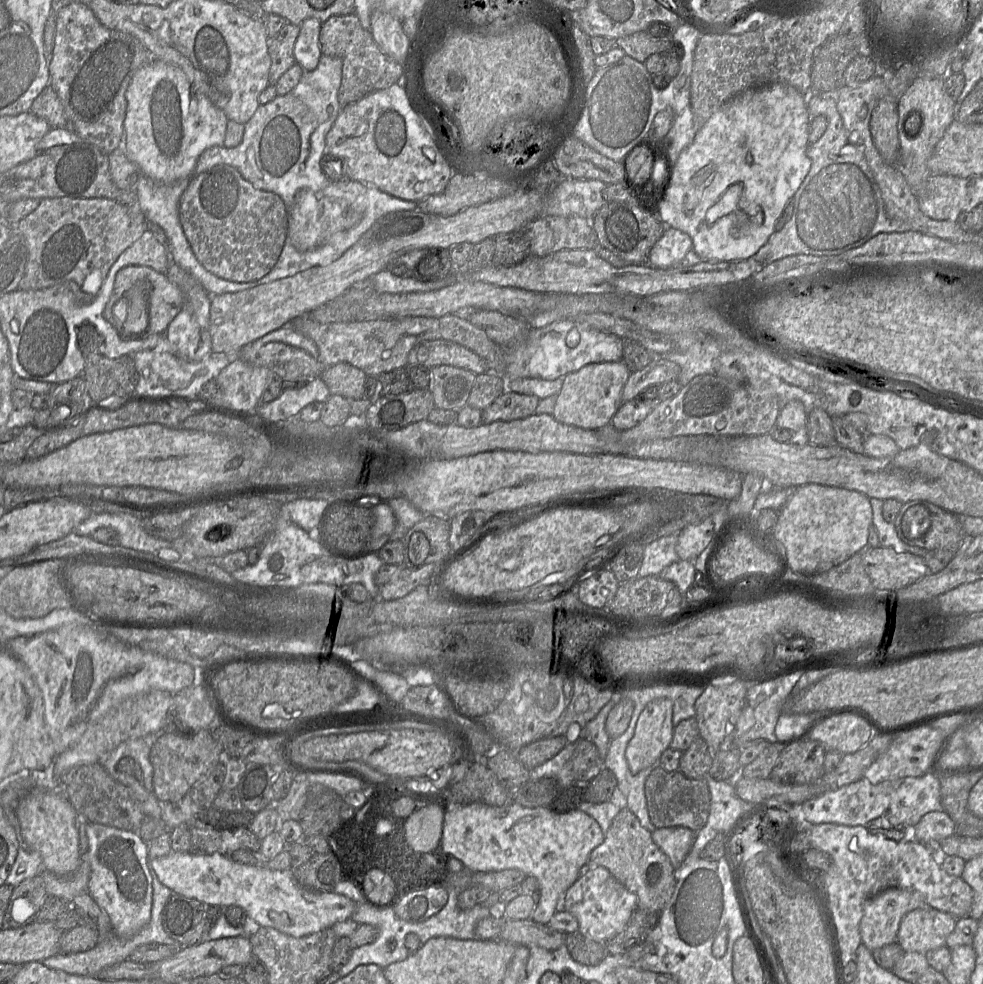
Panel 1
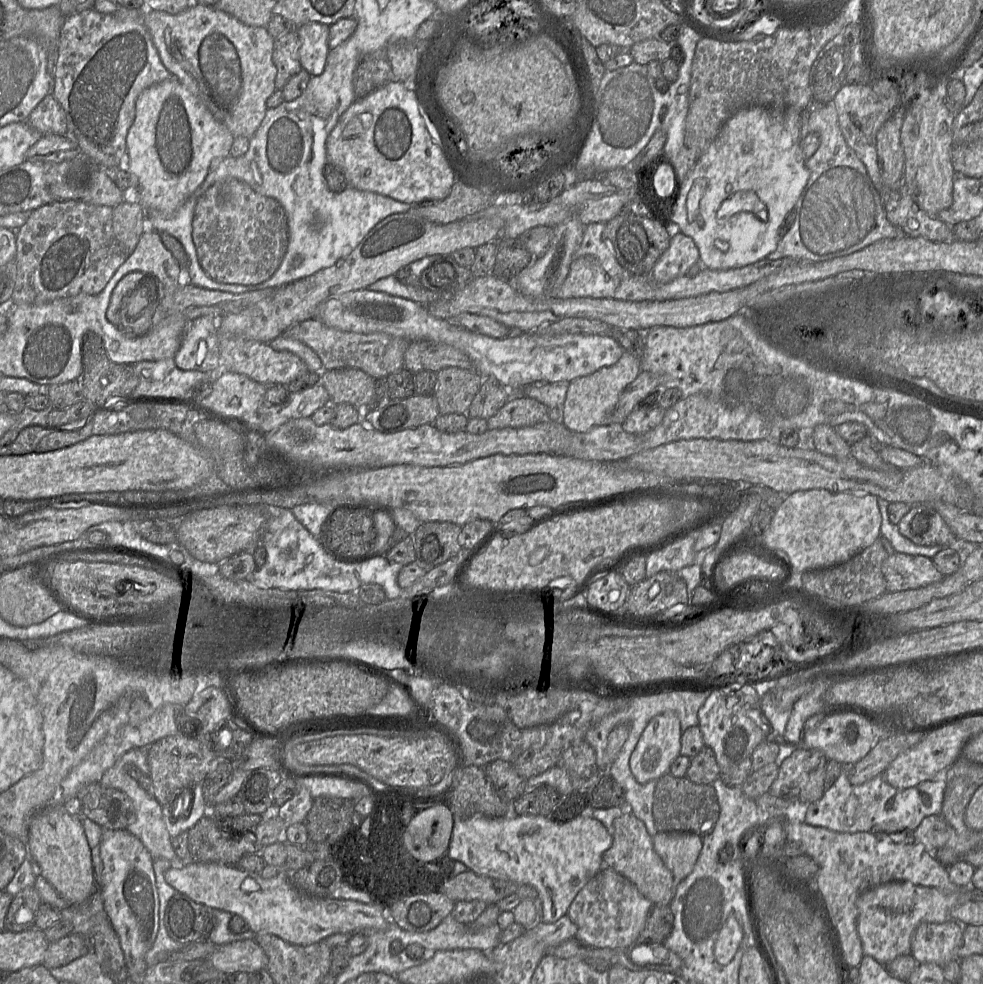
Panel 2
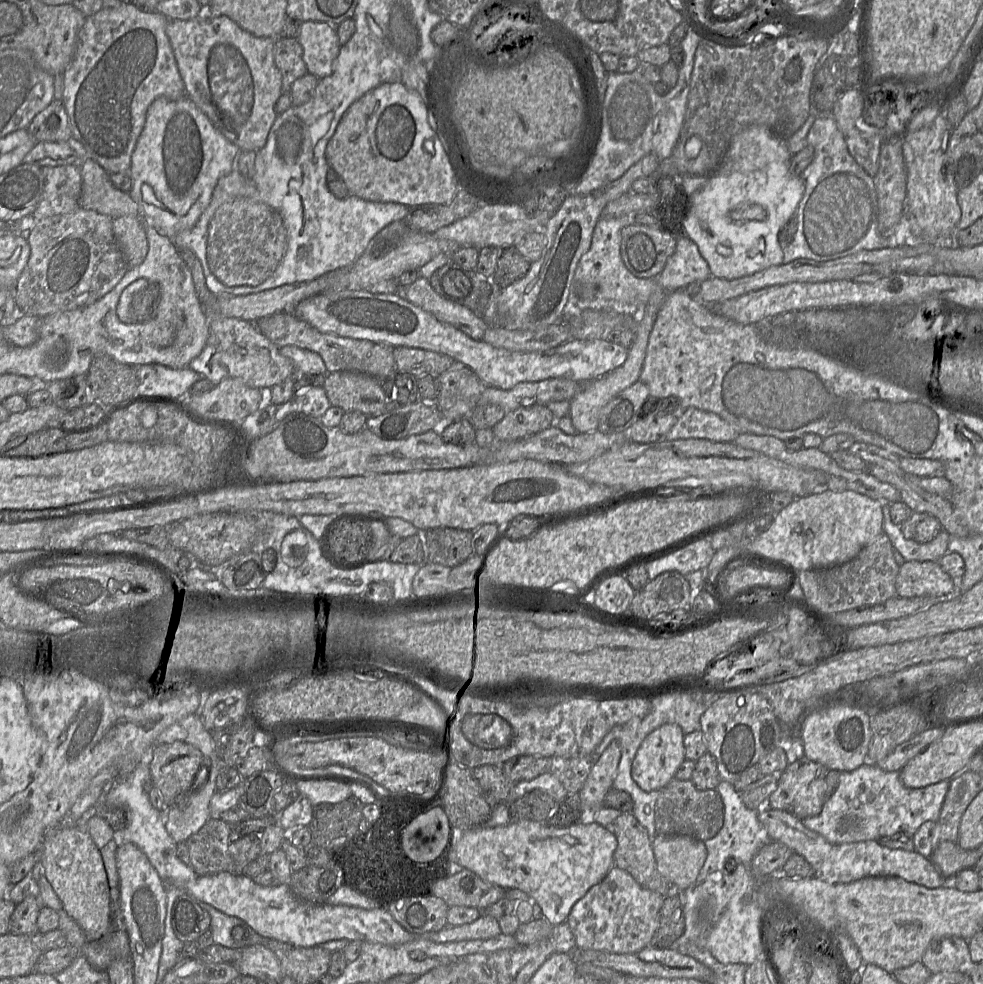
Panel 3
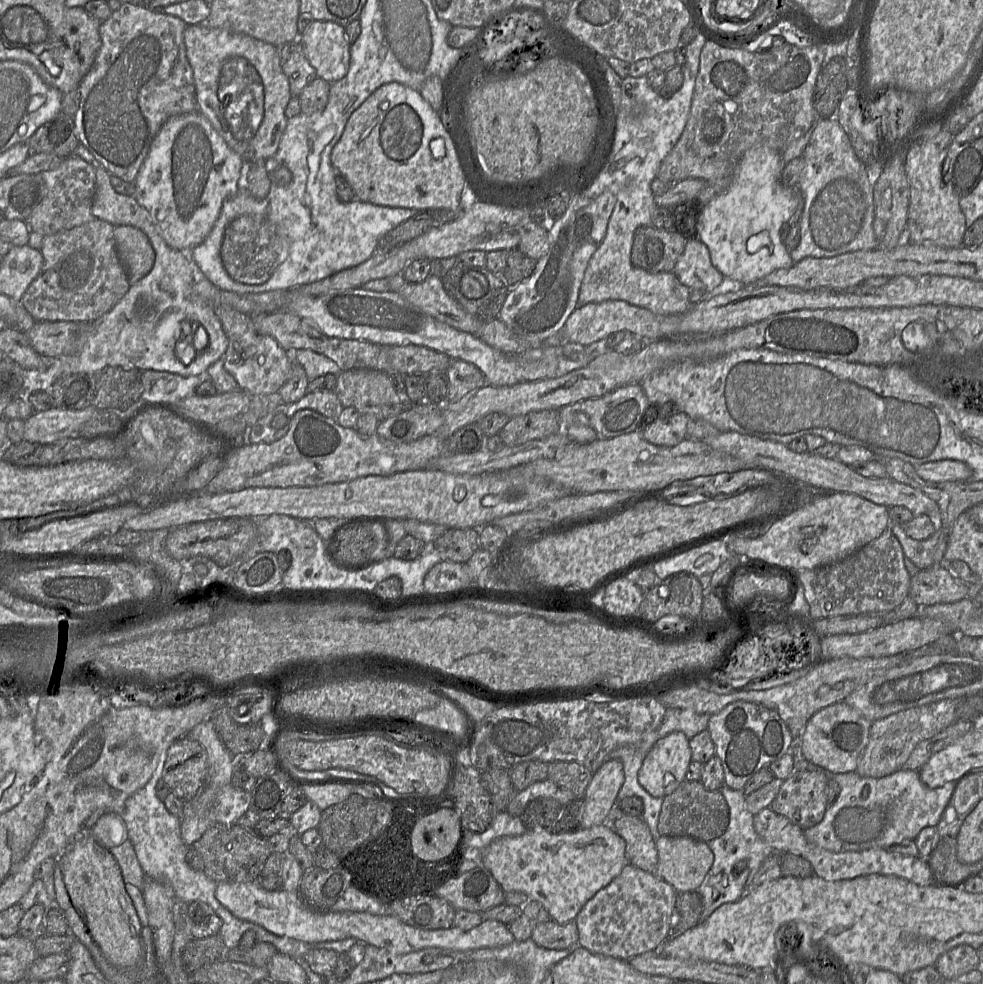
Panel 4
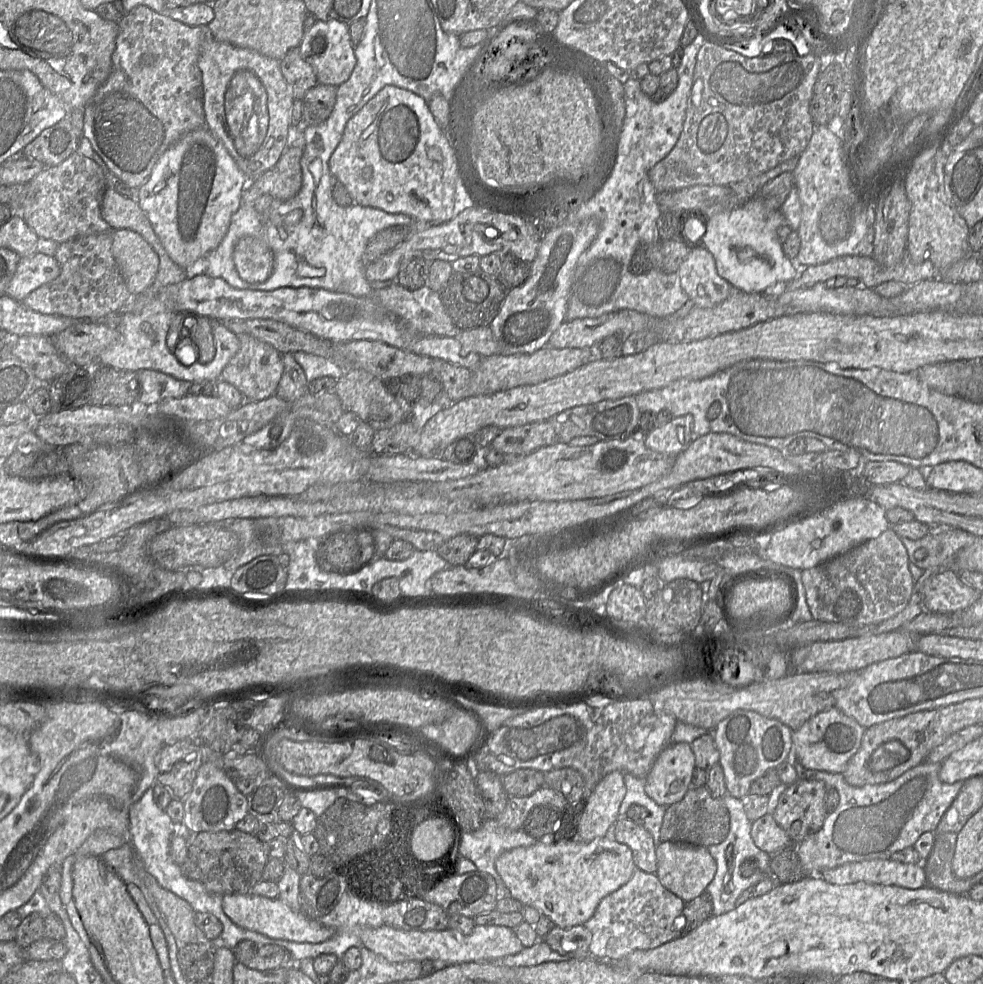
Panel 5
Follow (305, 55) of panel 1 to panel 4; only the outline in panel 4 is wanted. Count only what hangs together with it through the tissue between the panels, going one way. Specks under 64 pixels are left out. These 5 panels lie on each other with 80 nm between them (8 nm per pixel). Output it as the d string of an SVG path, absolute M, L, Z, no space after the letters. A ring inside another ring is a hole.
M311 21L297 40L318 78L334 83L345 77L351 45L345 27L330 21Z

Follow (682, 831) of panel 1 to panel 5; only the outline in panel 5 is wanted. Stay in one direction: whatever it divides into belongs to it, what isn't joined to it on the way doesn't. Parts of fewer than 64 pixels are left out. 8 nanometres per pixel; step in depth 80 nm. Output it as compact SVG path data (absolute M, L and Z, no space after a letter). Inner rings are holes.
M661 842L656 846L656 858L656 877L666 889L681 898L685 903L706 891L717 869L716 861L706 847L687 843Z

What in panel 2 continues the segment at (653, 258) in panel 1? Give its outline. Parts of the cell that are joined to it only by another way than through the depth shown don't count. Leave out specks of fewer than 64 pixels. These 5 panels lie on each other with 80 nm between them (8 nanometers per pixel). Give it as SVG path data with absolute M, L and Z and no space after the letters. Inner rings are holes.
M676 233L670 238L668 248L660 256L652 269L652 279L656 283L667 283L685 275L699 261L699 251L692 238Z

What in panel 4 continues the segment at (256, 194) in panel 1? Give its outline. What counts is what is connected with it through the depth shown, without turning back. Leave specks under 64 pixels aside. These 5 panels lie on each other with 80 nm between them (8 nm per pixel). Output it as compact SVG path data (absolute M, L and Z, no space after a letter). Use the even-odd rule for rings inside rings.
M243 215L234 219L226 228L220 254L223 266L233 280L259 285L266 282L280 264L280 239L268 220Z

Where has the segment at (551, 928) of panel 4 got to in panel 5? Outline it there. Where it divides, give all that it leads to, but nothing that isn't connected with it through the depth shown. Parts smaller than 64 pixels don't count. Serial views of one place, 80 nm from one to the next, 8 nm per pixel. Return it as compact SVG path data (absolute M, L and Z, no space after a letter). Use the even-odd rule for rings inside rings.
M576 925L568 929L555 926L542 939L552 950L570 959L583 959L590 956L592 934L584 925Z

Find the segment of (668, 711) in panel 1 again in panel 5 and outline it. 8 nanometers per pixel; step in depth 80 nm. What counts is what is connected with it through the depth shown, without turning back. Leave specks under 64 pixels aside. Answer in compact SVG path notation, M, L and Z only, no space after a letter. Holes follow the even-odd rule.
M690 744L666 746L645 778L644 790L657 804L668 807L683 799L691 788L695 757Z

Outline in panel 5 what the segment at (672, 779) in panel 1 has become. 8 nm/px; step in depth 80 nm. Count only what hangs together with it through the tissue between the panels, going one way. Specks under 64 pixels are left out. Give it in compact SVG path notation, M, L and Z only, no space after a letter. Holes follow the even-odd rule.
M691 787L683 799L666 807L660 829L662 842L681 842L708 847L725 840L730 829L729 811L722 798L714 798L705 787Z

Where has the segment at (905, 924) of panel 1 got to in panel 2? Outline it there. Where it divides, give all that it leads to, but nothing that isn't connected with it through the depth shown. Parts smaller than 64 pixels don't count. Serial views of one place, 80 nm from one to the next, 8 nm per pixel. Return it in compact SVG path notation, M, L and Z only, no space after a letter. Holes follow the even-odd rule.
M950 919L944 923L921 923L911 938L911 955L919 963L943 967L957 959L963 941L963 925Z

